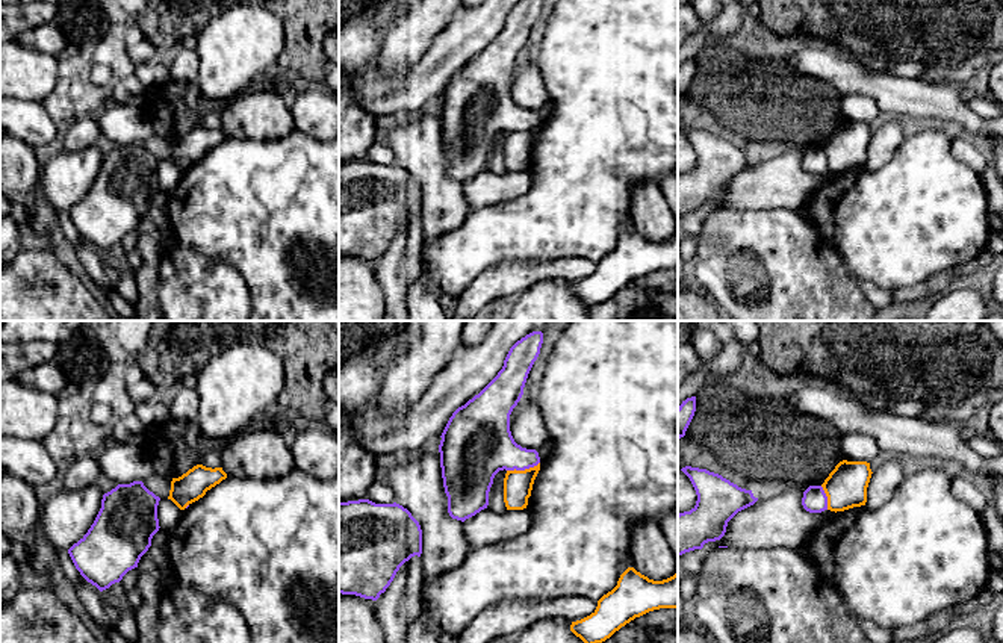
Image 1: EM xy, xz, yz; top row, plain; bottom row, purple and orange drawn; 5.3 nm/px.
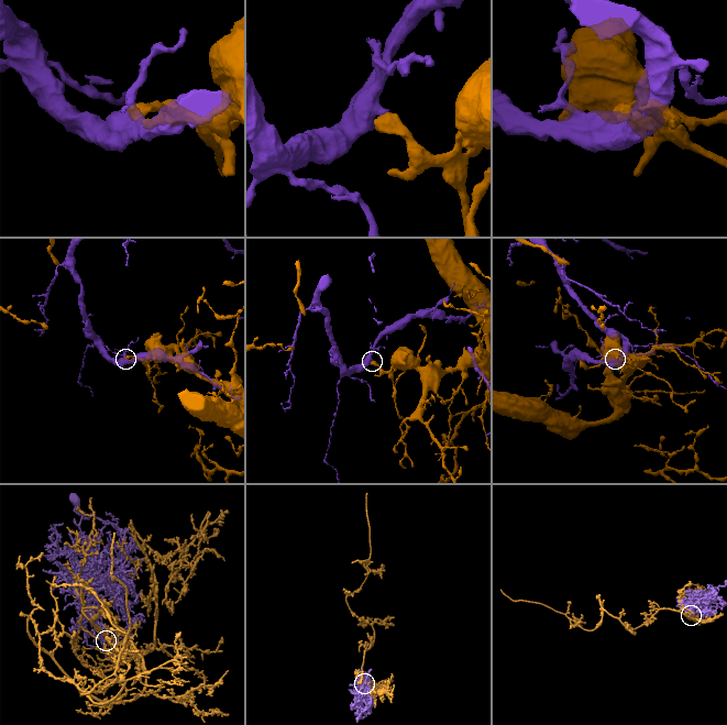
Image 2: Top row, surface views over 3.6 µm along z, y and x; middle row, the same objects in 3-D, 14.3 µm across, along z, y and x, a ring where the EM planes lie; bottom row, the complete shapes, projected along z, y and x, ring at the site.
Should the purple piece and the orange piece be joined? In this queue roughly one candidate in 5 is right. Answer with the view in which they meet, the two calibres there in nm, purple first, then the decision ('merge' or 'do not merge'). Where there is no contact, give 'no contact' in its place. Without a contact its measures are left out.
xz | 320/160 nm | do not merge

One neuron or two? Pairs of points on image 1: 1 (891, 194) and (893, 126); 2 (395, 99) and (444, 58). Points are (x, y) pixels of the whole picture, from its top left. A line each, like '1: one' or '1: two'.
1: two
2: one

